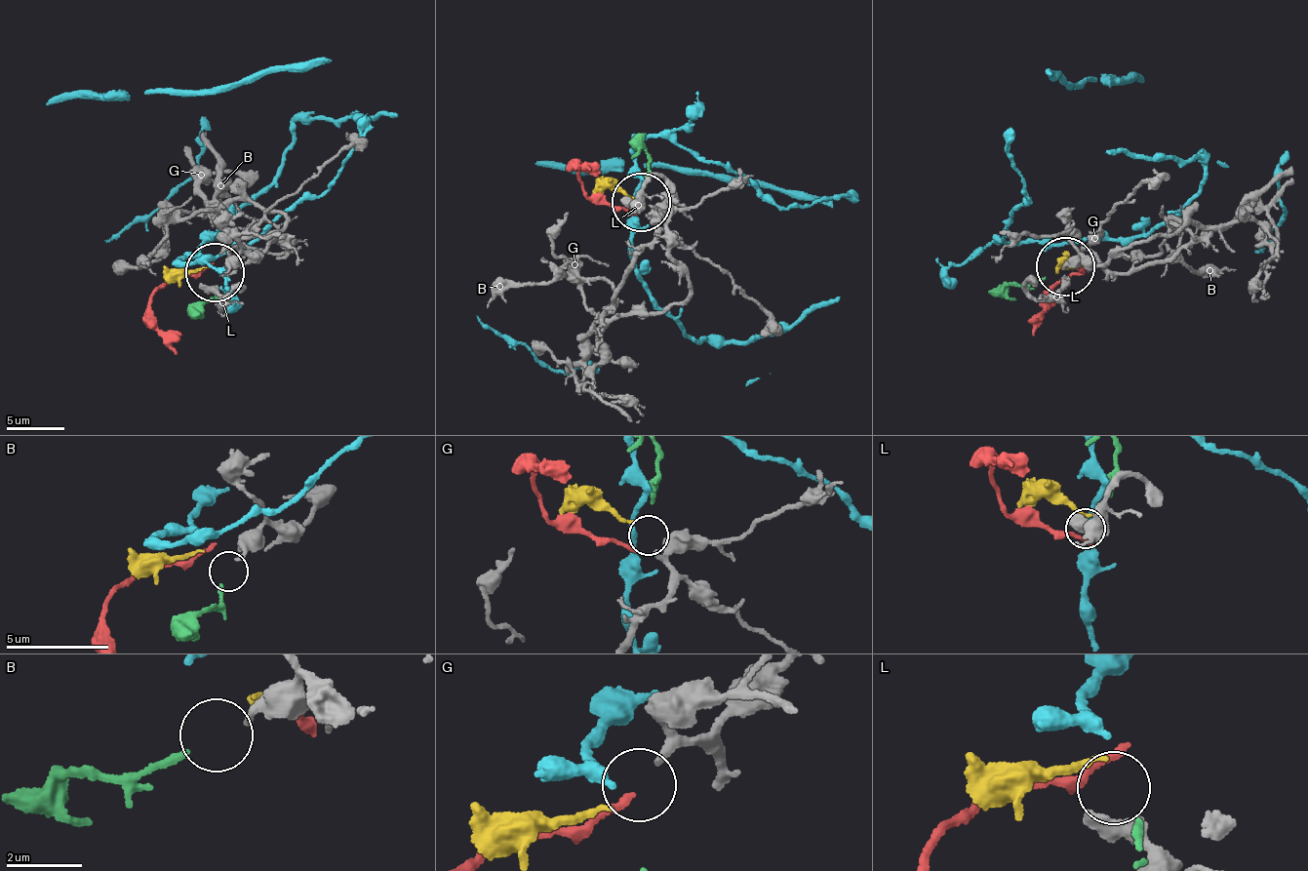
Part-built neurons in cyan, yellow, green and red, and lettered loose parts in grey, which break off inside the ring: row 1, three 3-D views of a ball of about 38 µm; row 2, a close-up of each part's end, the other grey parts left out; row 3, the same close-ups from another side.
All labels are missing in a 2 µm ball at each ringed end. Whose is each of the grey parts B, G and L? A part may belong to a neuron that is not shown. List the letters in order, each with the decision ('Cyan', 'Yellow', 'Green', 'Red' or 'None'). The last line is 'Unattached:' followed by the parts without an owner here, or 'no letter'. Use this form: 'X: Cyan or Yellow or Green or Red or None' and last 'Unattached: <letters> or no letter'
B: Green
G: Yellow
L: None
Unattached: L

